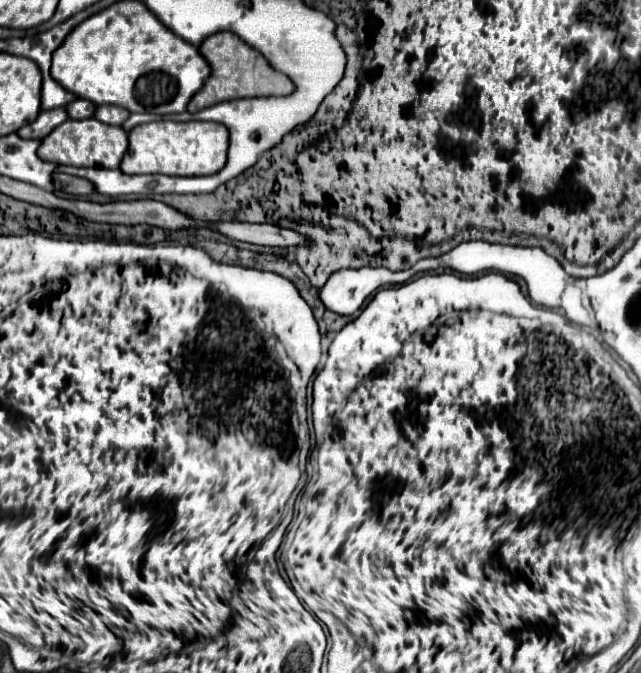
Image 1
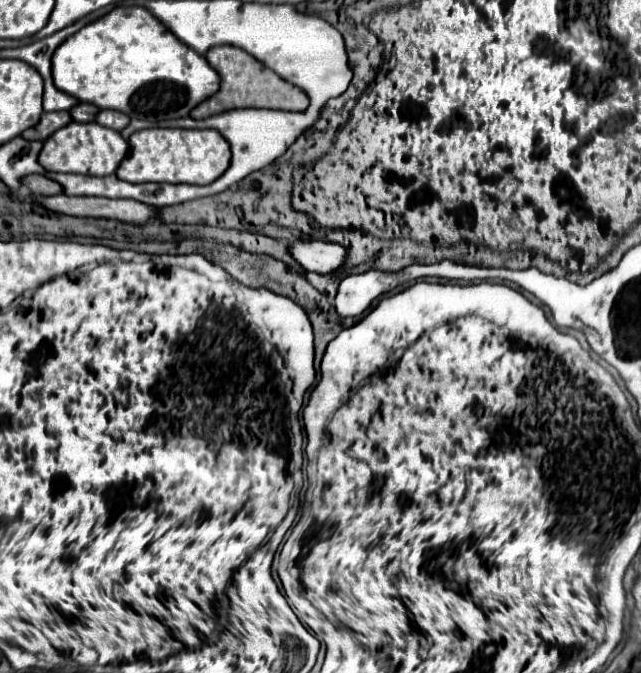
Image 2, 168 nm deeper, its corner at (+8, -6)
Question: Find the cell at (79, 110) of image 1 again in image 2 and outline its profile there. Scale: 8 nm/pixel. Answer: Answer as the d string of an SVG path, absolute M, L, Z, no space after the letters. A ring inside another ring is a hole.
M80 102L80 104L76 104L76 106L70 110L70 114L74 116L76 122L92 122L98 112L100 112L98 106L86 104L86 102Z

